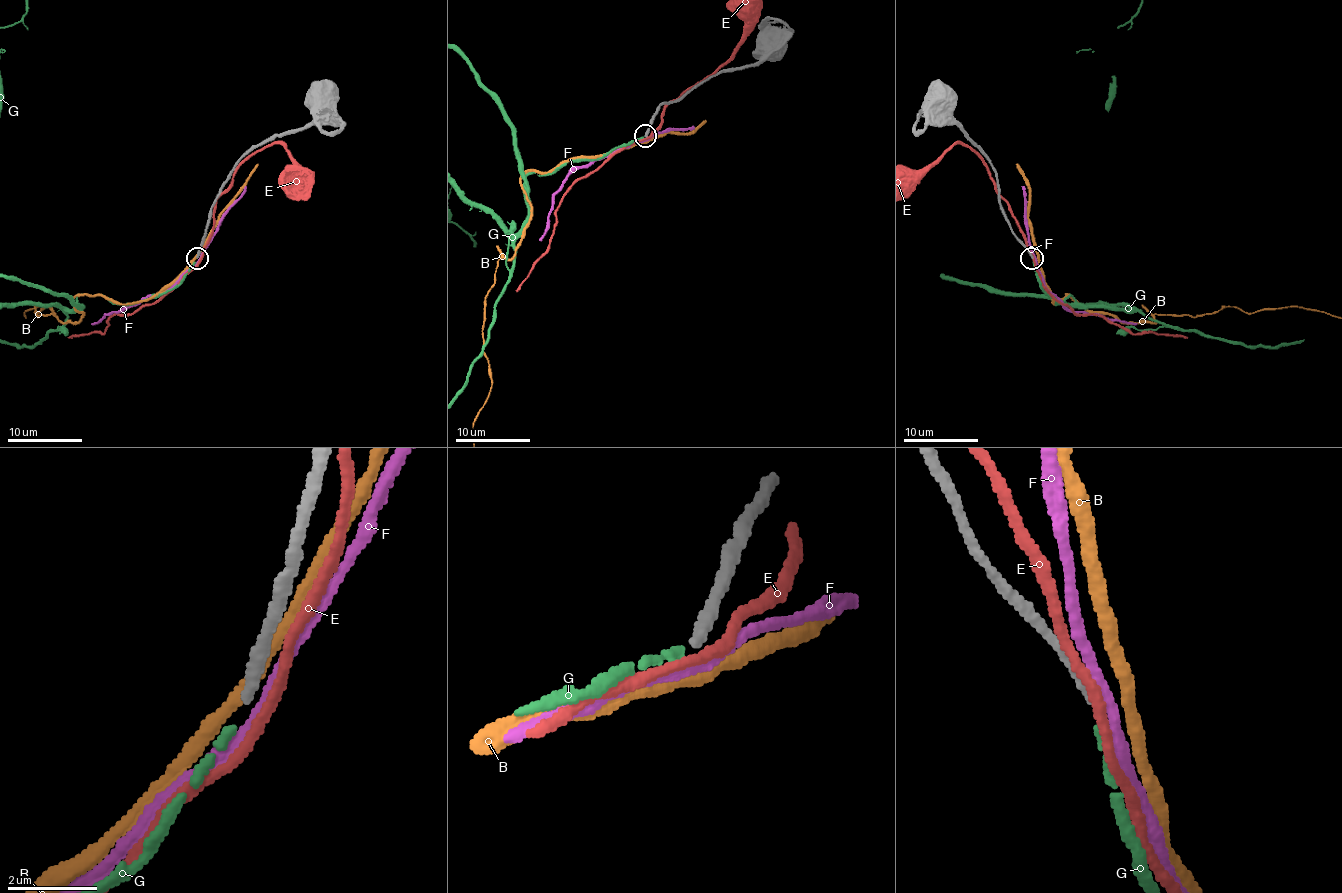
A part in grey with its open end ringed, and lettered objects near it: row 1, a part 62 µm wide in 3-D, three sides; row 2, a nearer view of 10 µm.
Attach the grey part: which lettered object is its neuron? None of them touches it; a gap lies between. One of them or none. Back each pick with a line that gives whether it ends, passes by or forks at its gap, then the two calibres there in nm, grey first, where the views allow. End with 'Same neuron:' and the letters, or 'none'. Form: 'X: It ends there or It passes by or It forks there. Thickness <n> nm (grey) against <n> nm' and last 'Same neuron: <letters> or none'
G: It ends there. Thickness 240 nm (grey) against 180 nm
Same neuron: G

